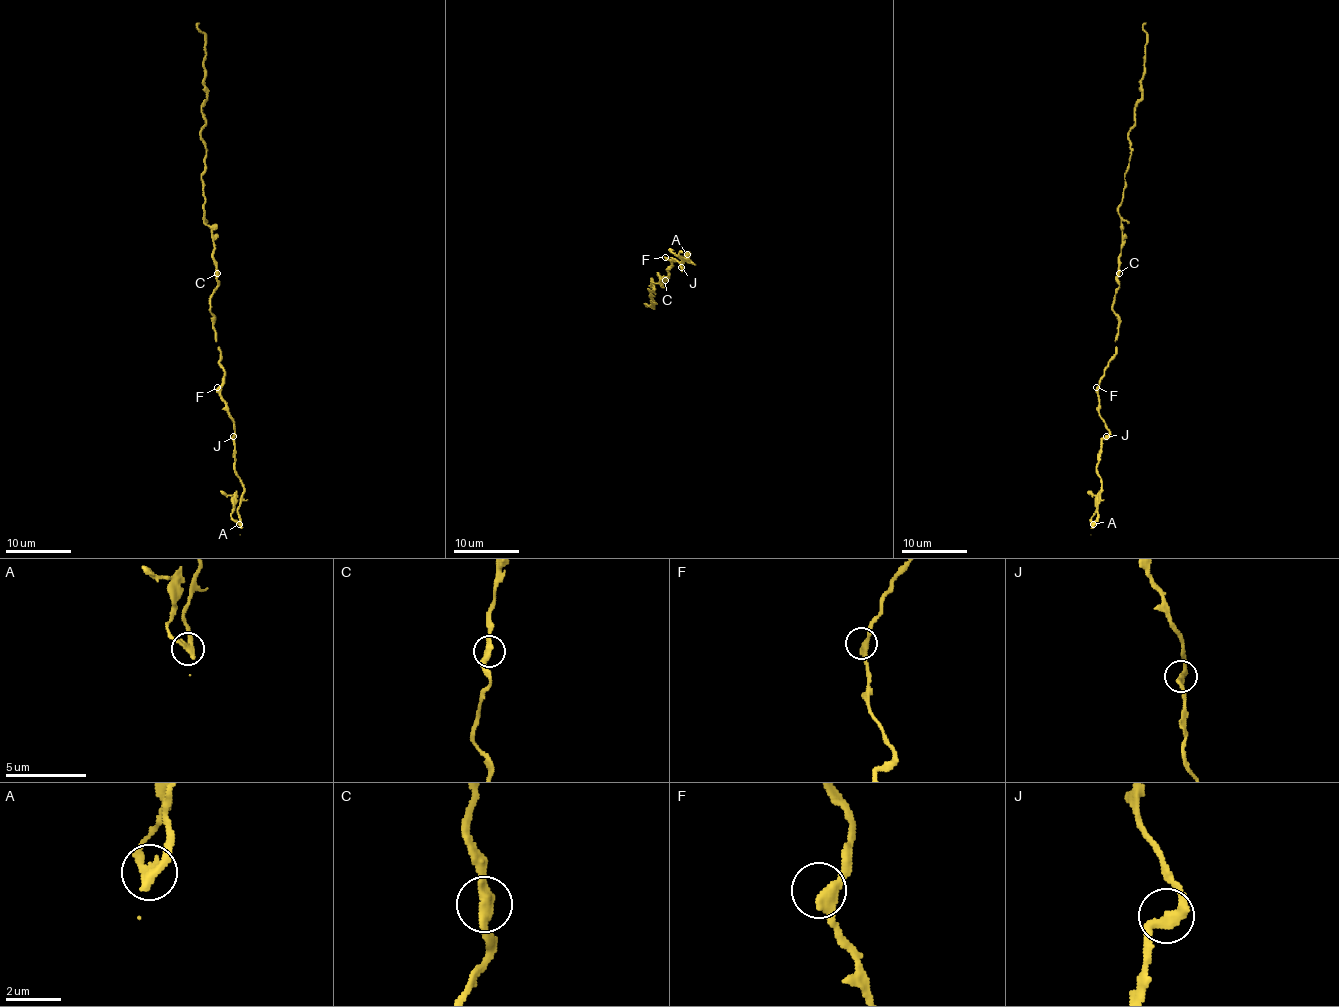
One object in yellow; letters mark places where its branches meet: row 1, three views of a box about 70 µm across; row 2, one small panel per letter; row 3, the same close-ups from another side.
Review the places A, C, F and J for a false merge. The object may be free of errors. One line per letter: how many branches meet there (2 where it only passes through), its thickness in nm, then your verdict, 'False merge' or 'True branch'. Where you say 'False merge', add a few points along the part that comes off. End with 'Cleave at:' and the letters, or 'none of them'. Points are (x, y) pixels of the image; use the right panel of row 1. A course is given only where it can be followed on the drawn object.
A: Branches: 2. Thickness 340 nm. False merge. Course of the part to remove: (1093, 524), (1096, 498), (1088, 490)
C: Branches: 2. Thickness 320 nm. True branch
F: Branches: 2. Thickness 360 nm. True branch
J: Branches: 2. Thickness 340 nm. True branch
Cleave at: A

